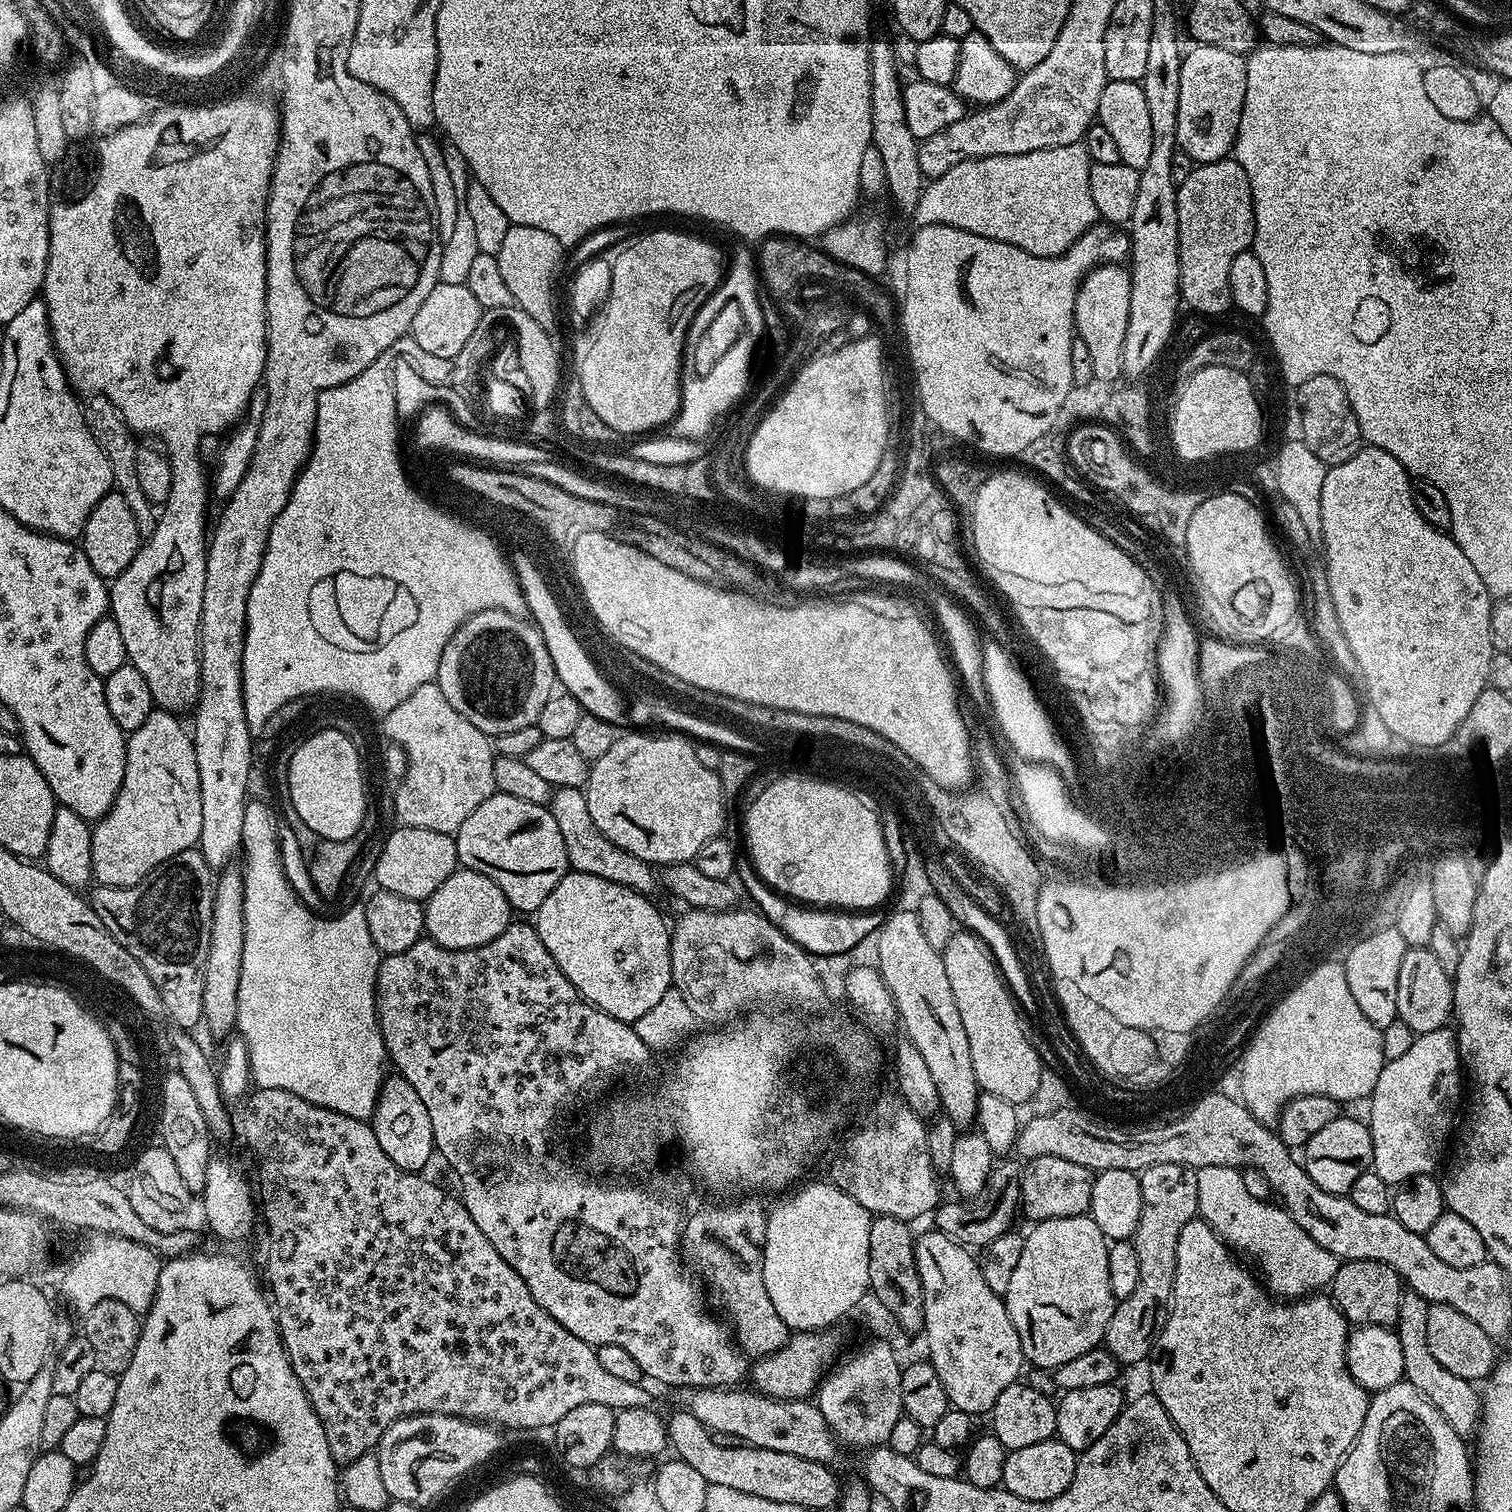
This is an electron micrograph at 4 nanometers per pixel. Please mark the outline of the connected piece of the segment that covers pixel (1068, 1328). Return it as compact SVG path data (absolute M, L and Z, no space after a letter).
M1091 1215L1042 1220L1033 1228L1036 1229L1034 1229L1032 1233L1027 1233L1027 1235L1024 1236L1022 1254L1018 1258L1018 1267L1014 1270L1014 1275L1010 1277L1010 1286L1004 1295L1004 1305L1010 1314L1010 1322L1014 1322L1014 1330L1018 1330L1018 1342L1024 1351L1025 1361L1027 1361L1029 1365L1038 1368L1055 1370L1062 1366L1063 1363L1073 1361L1074 1358L1081 1357L1082 1354L1086 1354L1087 1351L1101 1347L1104 1335L1106 1334L1106 1326L1110 1322L1112 1312L1118 1303L1116 1297L1112 1295L1112 1291L1110 1290L1110 1270L1106 1266L1109 1241L1105 1240L1102 1230L1098 1230L1098 1226L1092 1221Z

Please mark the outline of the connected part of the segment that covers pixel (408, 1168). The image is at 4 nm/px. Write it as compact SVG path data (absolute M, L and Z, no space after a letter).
M392 1074L385 1079L370 1123L374 1138L378 1138L378 1146L382 1146L386 1158L390 1158L394 1166L398 1166L402 1172L420 1174L425 1171L423 1168L431 1162L436 1152L434 1130L430 1126L430 1114L426 1114L426 1105L406 1078Z

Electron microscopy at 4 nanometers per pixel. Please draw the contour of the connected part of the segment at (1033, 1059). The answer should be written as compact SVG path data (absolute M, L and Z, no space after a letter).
M958 930L950 938L950 942L946 942L942 955L946 966L946 979L950 982L950 990L954 990L954 1003L957 1004L958 1014L962 1017L966 1039L970 1041L970 1062L974 1062L976 1085L981 1092L998 1095L1012 1105L1027 1105L1038 1090L1042 1065L1035 1043L1031 1039L1028 1041L1028 1036L1020 1025L1021 1013L1018 1011L1017 1002L1000 975L999 966L991 950L975 933Z

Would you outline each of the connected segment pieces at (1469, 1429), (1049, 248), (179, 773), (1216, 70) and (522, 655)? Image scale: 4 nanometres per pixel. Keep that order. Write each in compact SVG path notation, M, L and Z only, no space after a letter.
M1405 1290L1402 1298L1398 1302L1398 1318L1396 1319L1394 1330L1398 1334L1398 1342L1402 1342L1404 1380L1410 1386L1414 1386L1414 1390L1418 1390L1418 1394L1422 1394L1422 1398L1426 1398L1426 1402L1430 1402L1434 1406L1434 1410L1438 1410L1438 1414L1442 1414L1442 1418L1446 1418L1446 1422L1450 1422L1450 1426L1454 1426L1454 1430L1459 1436L1468 1438L1477 1431L1480 1423L1482 1396L1473 1381L1467 1380L1466 1378L1458 1378L1458 1374L1450 1374L1450 1370L1445 1370L1444 1367L1434 1359L1434 1354L1430 1354L1430 1346L1426 1342L1428 1306L1428 1301L1422 1299L1417 1292L1411 1290Z
M1082 142L1046 150L1030 150L1026 154L958 162L958 166L950 166L946 174L925 183L914 213L914 219L917 220L915 223L921 228L935 224L954 226L982 238L1018 246L1018 250L1026 250L1026 254L1063 256L1066 250L1072 249L1080 237L1089 231L1088 227L1098 220L1094 197L1090 195L1092 165L1092 159Z
M154 710L138 730L127 737L126 770L122 786L102 819L92 828L92 874L96 884L115 888L134 886L145 880L155 868L170 858L182 854L187 848L196 848L202 830L202 794L198 778L196 746L191 731L180 725L179 715Z
M1196 44L1183 53L1178 86L1178 122L1176 143L1179 151L1190 154L1196 164L1209 164L1225 159L1235 149L1238 122L1242 122L1242 106L1246 102L1247 59L1239 52L1222 50L1222 46Z
M482 610L452 635L440 659L435 683L440 685L446 702L490 738L536 724L542 706L558 688L540 629L524 616L502 610Z

